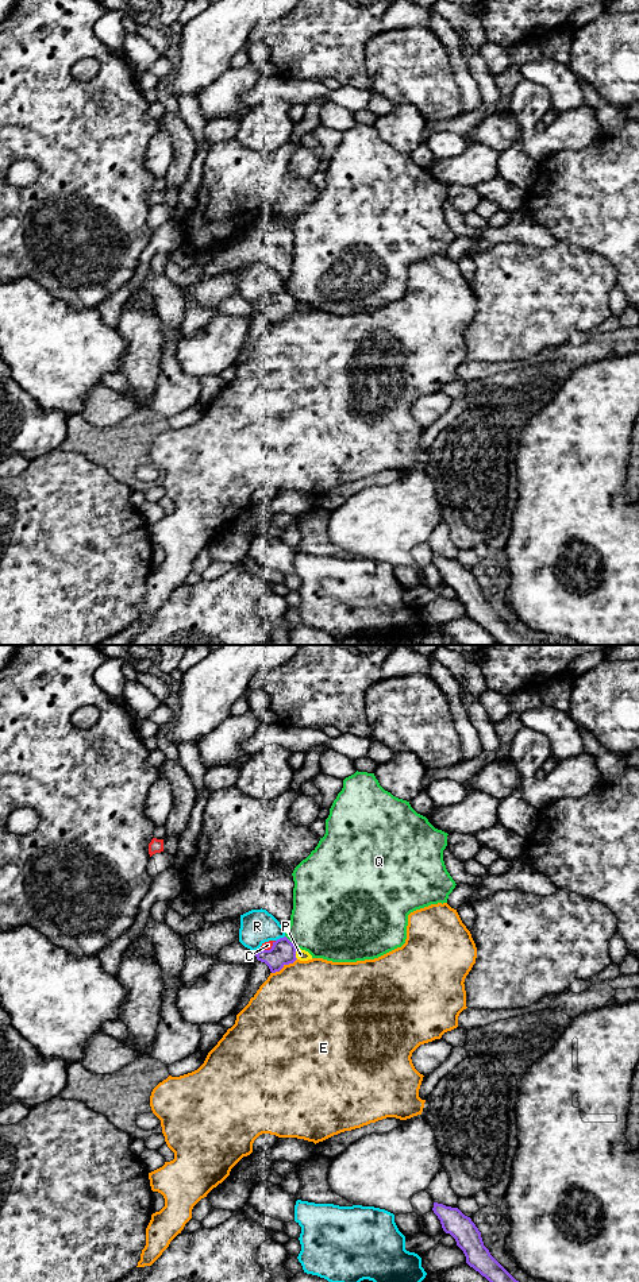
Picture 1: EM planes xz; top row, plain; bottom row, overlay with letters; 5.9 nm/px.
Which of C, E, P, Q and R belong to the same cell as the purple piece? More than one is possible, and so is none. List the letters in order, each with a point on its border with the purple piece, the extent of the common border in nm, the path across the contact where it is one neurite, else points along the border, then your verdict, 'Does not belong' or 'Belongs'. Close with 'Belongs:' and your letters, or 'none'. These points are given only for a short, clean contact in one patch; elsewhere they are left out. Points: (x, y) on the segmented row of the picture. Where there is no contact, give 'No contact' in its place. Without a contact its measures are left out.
C: Touches purple at xz (266, 950). Shared border 150 nm. Belongs
E: Touches purple at xz (284, 964). Shared border 180 nm. Does not belong
P: Touches purple at xz (295, 954). Shared border 60 nm. Boundary: xz (297, 949), (296, 958). Does not belong
Q: Touches purple at xz (291, 942). Shared border 110 nm. Does not belong
R: Touches purple at xz (280, 938). Shared border 70 nm. Does not belong
Belongs: C

